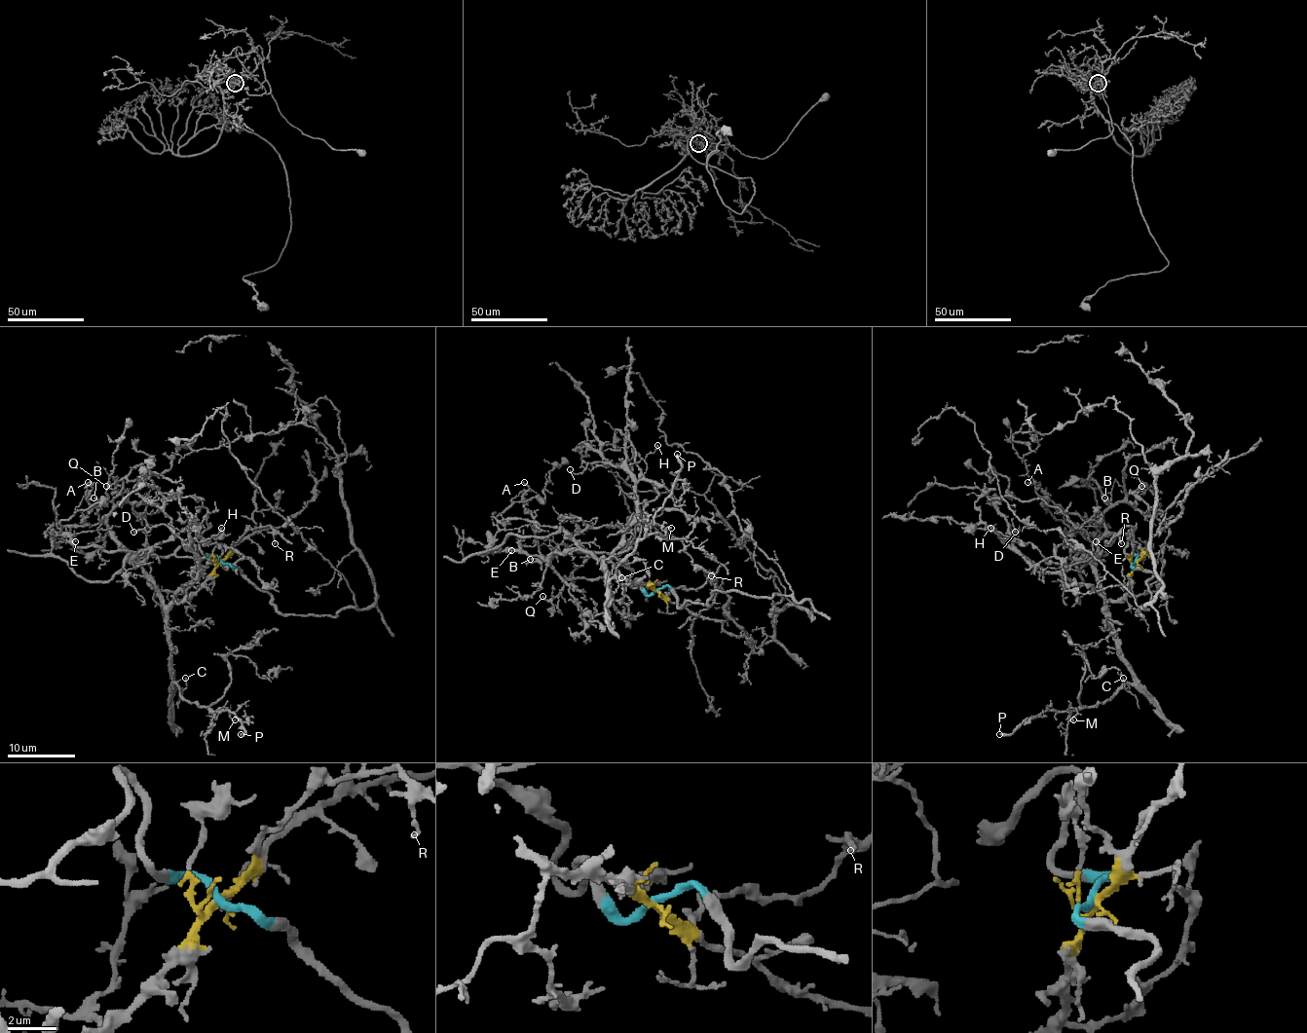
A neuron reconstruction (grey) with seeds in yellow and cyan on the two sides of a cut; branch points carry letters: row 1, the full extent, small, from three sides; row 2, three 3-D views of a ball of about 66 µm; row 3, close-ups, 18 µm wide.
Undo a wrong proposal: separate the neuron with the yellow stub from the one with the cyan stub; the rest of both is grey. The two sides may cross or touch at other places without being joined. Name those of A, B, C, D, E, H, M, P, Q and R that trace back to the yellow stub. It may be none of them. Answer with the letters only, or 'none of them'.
A, B, C, D, E, H, M, P, Q, R

